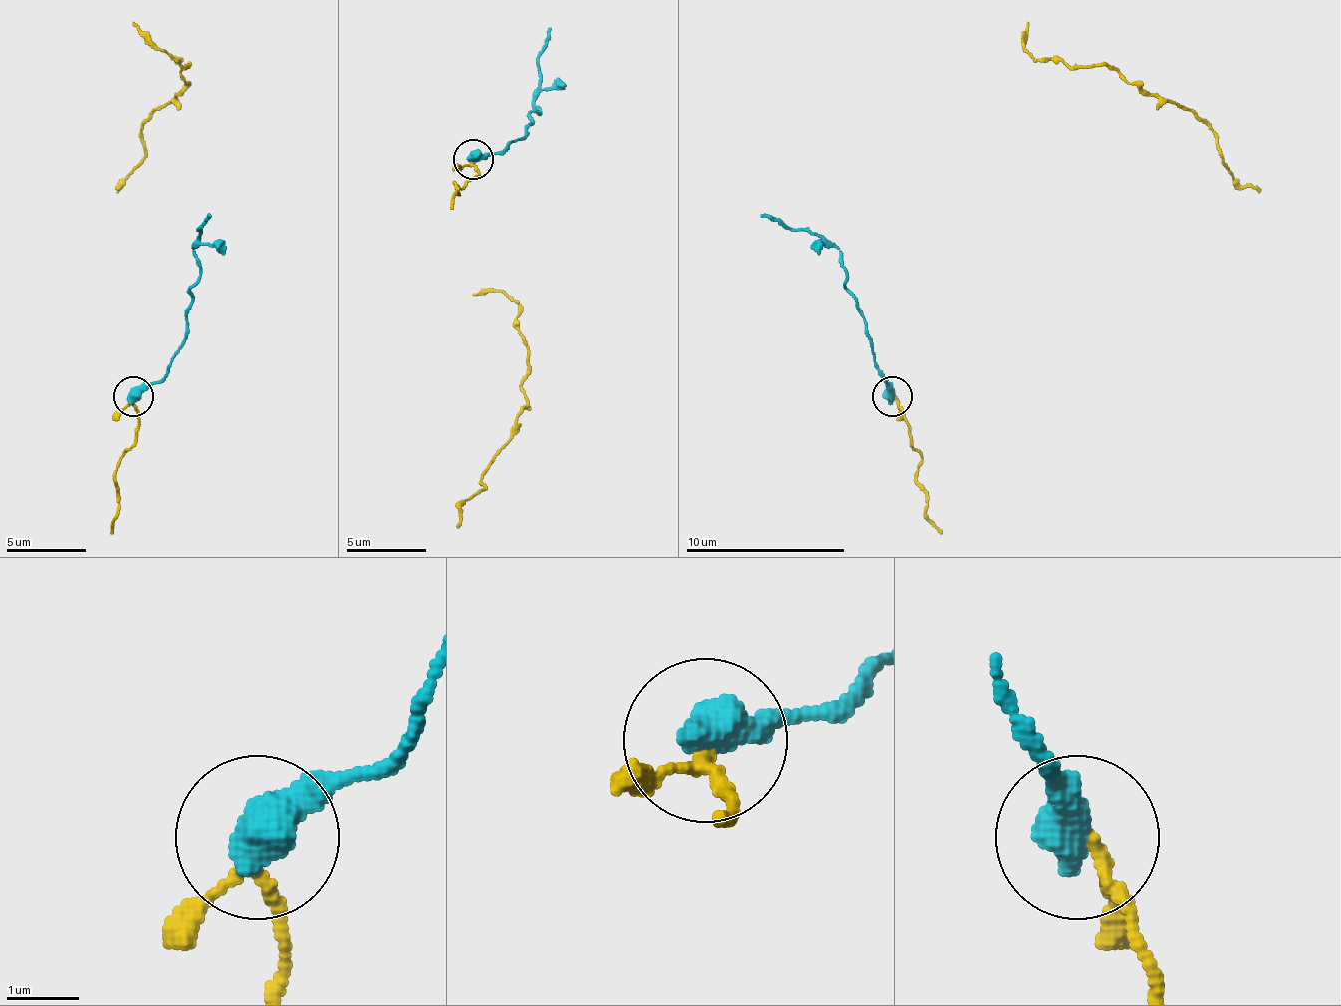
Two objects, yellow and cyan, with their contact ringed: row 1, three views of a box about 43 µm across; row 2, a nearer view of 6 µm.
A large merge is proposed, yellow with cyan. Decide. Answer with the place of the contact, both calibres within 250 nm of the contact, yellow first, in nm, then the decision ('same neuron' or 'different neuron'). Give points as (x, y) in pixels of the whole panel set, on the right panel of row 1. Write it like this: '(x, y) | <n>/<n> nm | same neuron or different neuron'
(892, 396) | 140/650 nm | same neuron

